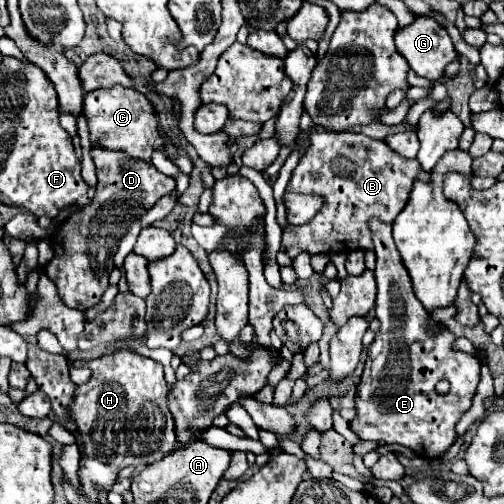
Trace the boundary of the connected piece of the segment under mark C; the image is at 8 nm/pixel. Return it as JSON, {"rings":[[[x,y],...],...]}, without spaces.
{"rings":[[[122,86],[98,88],[84,96],[82,108],[84,108],[82,112],[88,118],[92,142],[100,142],[108,150],[122,150],[124,154],[146,160],[146,162],[150,162],[150,156],[154,150],[164,150],[162,148],[164,142],[156,130],[152,102],[142,92],[128,90]]]}

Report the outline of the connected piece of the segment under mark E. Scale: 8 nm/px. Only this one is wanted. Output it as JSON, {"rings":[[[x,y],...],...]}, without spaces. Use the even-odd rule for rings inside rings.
{"rings":[[[372,222],[372,234],[378,284],[374,314],[382,326],[368,346],[366,366],[354,398],[356,418],[350,420],[350,430],[360,440],[400,444],[420,458],[442,458],[458,438],[458,420],[472,406],[480,380],[480,362],[476,356],[452,348],[456,336],[450,328],[440,326],[434,330],[436,334],[426,330],[430,316],[414,296],[408,270],[392,242],[392,226]],[[440,380],[450,382],[446,394],[438,394],[434,388]]]}

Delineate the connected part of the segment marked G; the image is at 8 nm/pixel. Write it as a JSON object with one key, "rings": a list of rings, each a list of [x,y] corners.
{"rings":[[[416,16],[416,20],[408,26],[402,26],[396,30],[394,34],[394,42],[396,42],[396,48],[398,52],[406,58],[406,62],[410,64],[410,68],[422,76],[422,78],[428,78],[430,82],[438,80],[446,68],[448,62],[456,60],[458,58],[458,52],[446,32],[444,26],[440,26],[434,18],[430,16]]]}

